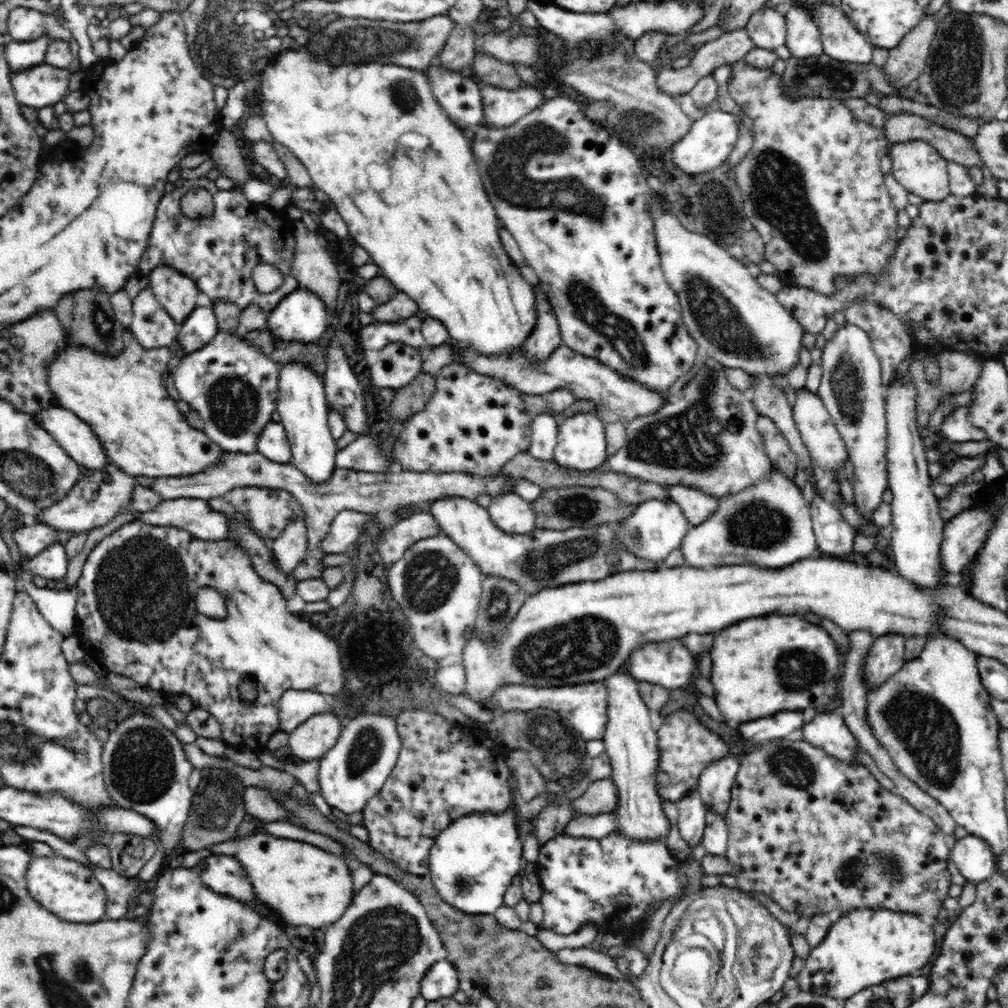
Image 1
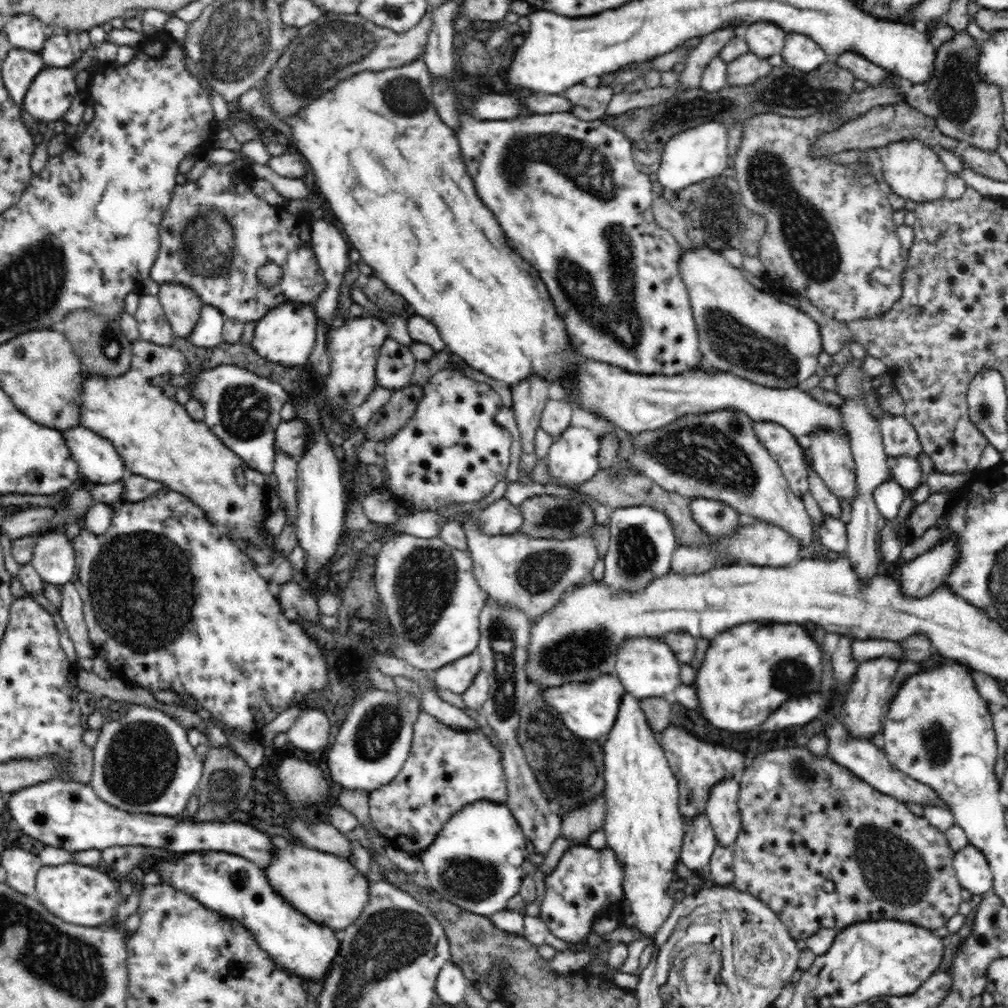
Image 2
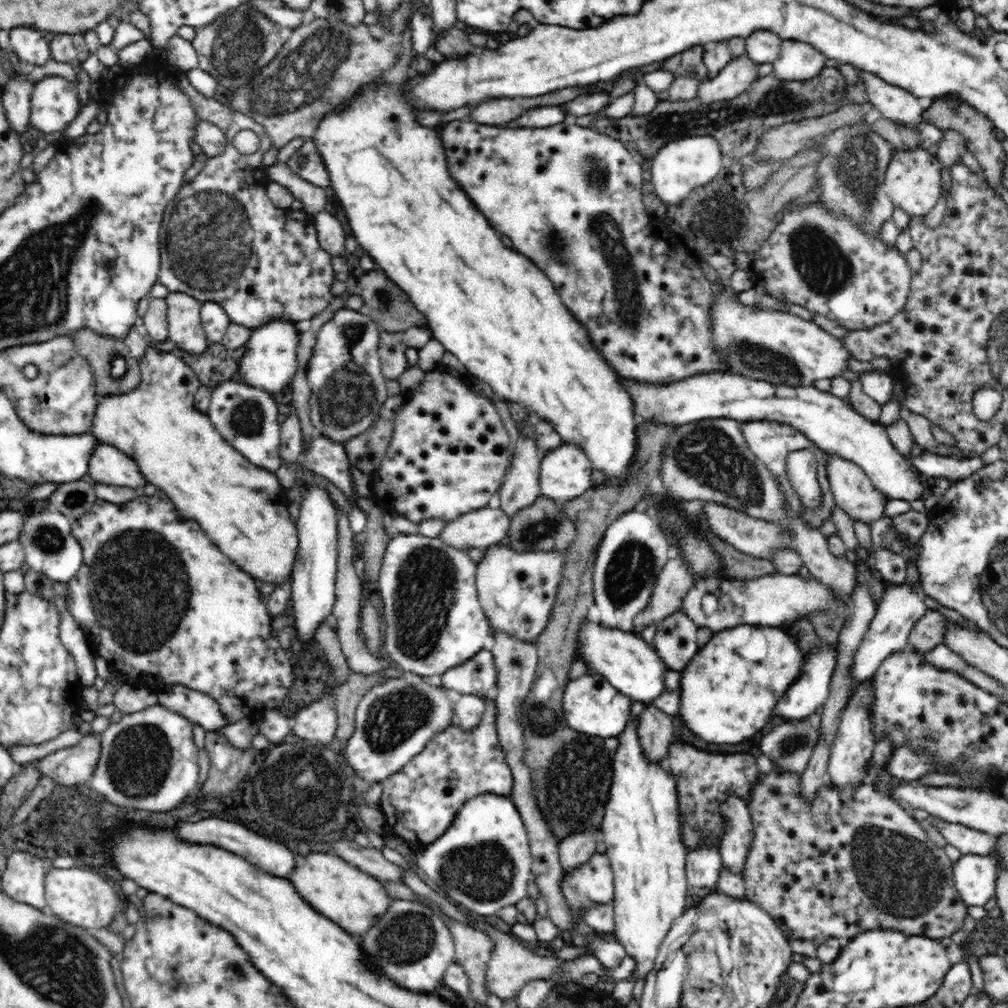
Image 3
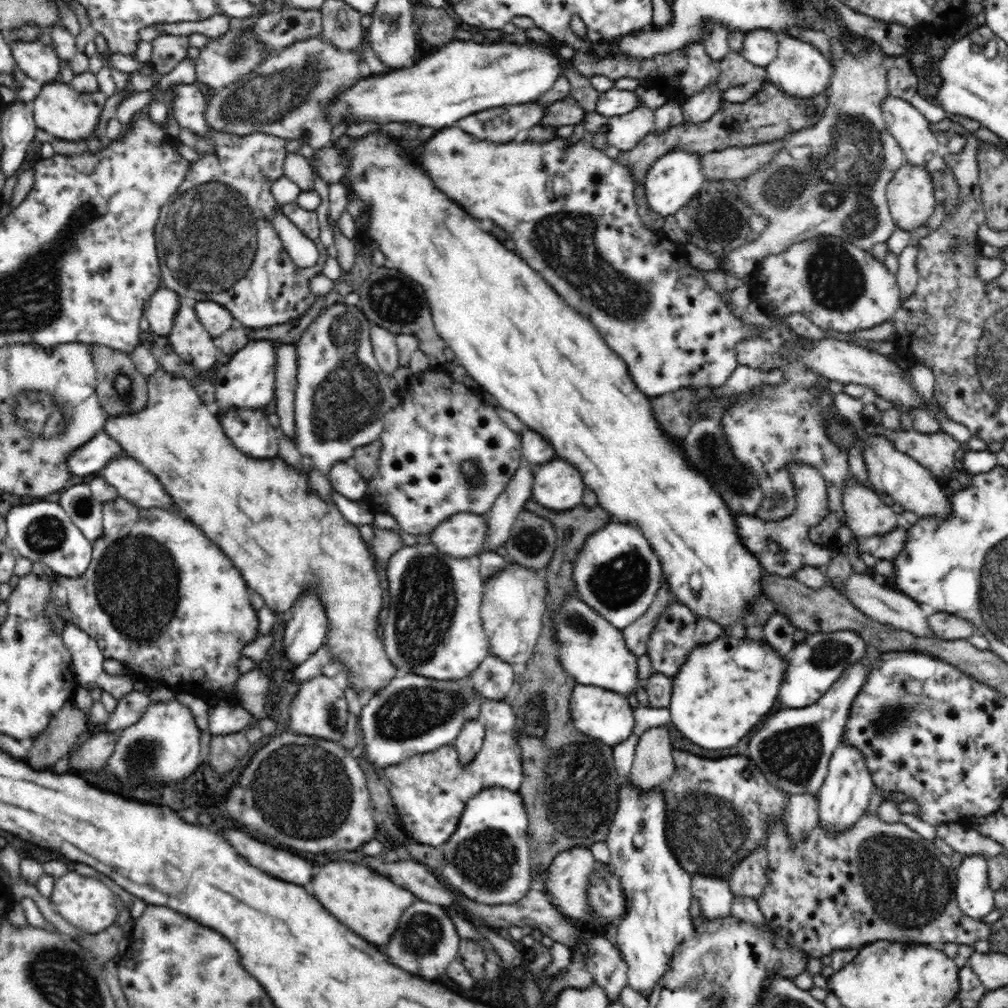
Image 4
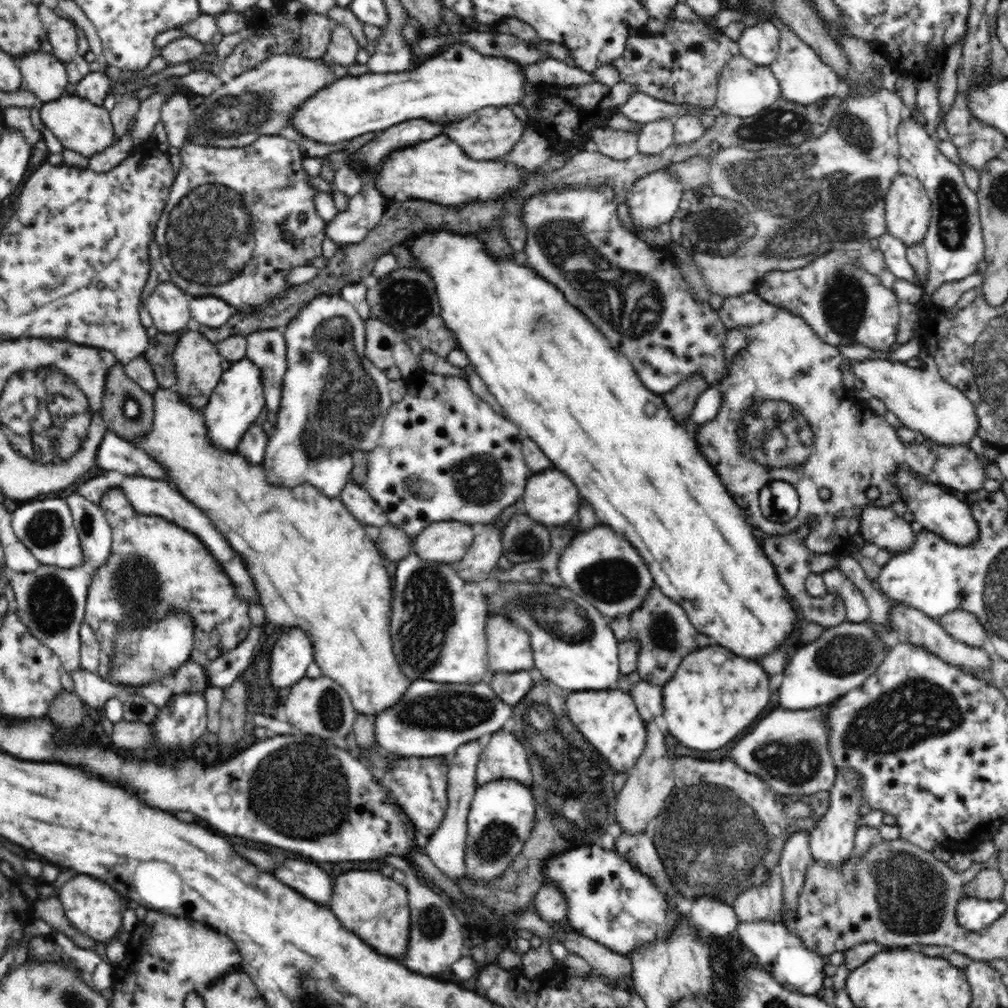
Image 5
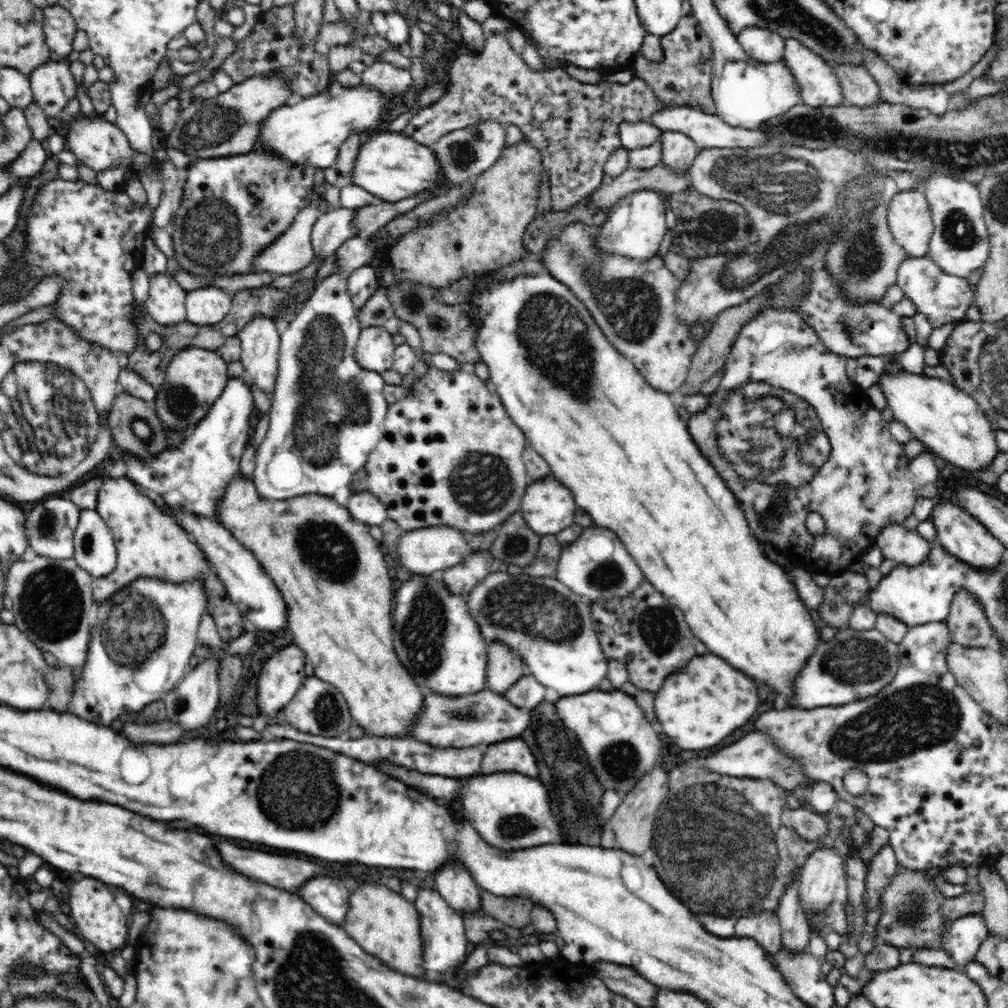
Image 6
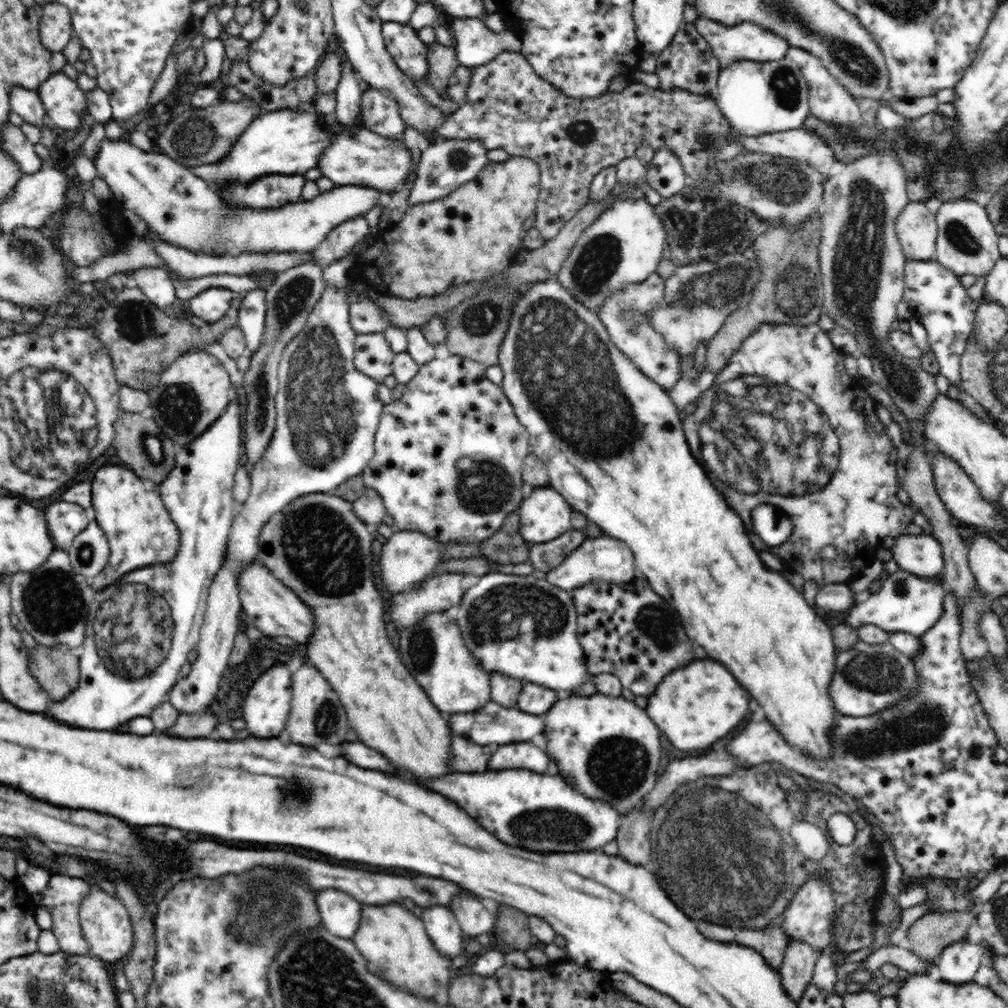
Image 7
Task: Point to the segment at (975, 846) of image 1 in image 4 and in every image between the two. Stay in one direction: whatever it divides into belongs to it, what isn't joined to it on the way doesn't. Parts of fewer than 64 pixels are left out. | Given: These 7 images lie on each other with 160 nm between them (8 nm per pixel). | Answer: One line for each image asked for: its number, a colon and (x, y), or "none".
2: (972, 869)
3: (975, 876)
4: (975, 898)

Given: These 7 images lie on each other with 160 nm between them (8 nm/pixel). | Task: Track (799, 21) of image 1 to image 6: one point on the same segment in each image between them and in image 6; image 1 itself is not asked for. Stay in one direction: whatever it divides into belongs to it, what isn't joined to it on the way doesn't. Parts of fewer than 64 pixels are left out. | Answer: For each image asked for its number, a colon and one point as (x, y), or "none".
2: (800, 52)
3: (797, 60)
4: (801, 70)
5: (804, 78)
6: (819, 87)

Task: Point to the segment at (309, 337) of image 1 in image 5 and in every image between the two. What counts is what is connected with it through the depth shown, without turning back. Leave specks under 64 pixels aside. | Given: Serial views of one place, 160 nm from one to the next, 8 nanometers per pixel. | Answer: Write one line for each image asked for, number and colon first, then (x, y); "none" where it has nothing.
2: (286, 335)
3: (269, 362)
4: (247, 380)
5: (238, 400)

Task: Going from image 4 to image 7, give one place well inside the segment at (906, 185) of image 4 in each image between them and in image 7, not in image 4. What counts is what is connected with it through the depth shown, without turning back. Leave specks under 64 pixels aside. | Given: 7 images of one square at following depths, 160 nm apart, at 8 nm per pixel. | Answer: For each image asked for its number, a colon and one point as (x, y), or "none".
5: (907, 207)
6: (909, 218)
7: (917, 228)

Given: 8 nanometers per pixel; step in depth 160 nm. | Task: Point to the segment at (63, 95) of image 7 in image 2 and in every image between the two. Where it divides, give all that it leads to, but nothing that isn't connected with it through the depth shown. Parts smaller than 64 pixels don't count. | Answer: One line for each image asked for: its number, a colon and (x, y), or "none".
2: (24, 31)
3: (29, 44)
4: (40, 62)
5: (44, 75)
6: (53, 85)

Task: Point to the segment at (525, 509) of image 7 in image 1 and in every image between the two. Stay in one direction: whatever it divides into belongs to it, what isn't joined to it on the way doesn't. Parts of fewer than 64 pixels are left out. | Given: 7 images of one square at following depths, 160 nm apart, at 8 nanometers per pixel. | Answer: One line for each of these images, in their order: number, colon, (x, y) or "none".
1: (581, 444)
2: (572, 459)
3: (565, 471)
4: (557, 485)
5: (550, 497)
6: (547, 506)

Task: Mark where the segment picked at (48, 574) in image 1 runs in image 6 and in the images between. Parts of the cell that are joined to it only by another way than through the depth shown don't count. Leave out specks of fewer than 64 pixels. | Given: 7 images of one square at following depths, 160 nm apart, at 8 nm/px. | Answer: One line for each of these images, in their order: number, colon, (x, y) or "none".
2: (53, 558)
3: (49, 546)
4: (43, 530)
5: (46, 528)
6: (51, 526)

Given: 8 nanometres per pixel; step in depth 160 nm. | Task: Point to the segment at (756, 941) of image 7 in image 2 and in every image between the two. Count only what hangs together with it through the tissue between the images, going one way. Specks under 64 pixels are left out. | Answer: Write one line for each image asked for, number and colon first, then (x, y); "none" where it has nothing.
2: (724, 815)
3: (737, 838)
4: (749, 878)
5: (762, 902)
6: (763, 927)

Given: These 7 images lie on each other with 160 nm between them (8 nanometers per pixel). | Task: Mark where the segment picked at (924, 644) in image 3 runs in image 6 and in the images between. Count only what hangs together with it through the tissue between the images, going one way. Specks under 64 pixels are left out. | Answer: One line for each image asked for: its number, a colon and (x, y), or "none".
4: (948, 626)
5: (963, 626)
6: (967, 622)

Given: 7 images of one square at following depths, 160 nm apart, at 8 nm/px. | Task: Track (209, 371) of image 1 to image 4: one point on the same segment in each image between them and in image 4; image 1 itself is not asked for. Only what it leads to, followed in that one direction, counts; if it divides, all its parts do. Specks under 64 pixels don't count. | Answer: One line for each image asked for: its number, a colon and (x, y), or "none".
2: (243, 409)
3: (247, 417)
4: (249, 430)

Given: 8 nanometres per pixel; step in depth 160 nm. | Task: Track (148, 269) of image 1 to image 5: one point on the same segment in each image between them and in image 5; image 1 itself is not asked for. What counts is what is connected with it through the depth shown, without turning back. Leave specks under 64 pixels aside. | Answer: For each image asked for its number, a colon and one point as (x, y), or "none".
2: (216, 233)
3: (224, 241)
4: (215, 239)
5: (220, 234)

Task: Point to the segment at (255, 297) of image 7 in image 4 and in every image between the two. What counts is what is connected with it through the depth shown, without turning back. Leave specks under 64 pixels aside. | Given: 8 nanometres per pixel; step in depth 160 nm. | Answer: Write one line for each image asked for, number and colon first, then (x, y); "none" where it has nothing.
4: (286, 354)
5: (266, 348)
6: (260, 339)

